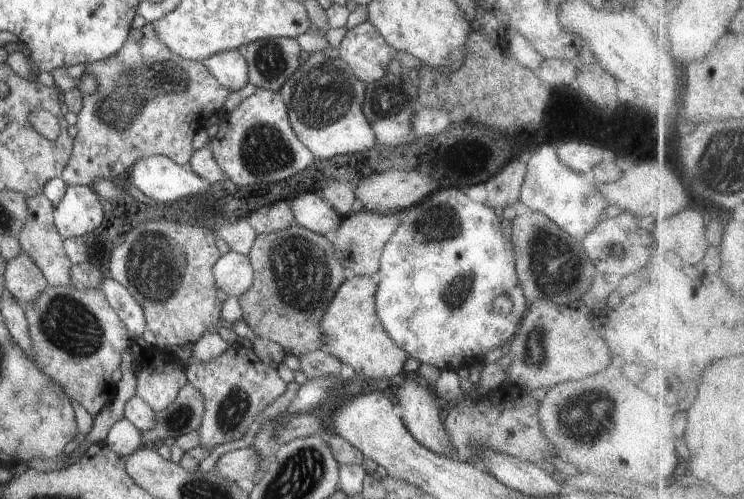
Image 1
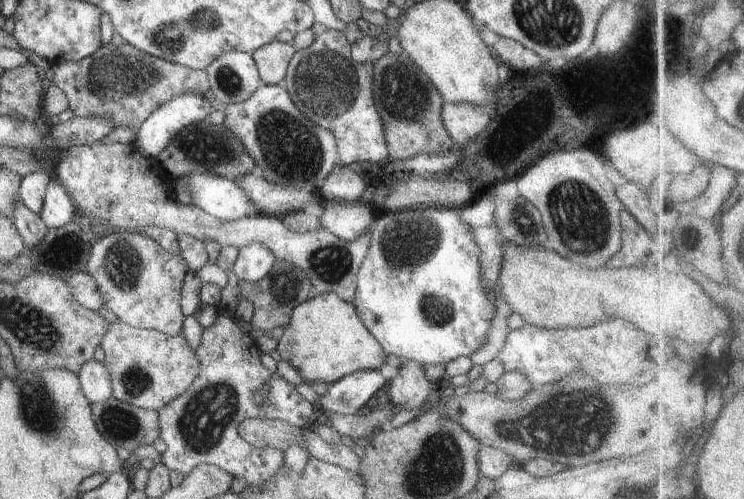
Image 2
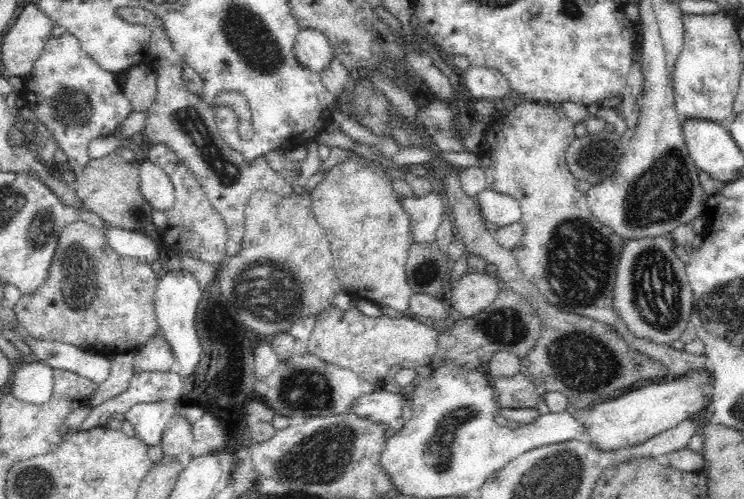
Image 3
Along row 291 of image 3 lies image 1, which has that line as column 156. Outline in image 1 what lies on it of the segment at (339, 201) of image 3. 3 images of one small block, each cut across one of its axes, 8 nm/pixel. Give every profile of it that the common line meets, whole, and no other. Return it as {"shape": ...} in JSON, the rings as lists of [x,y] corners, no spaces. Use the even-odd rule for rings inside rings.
{"shape":[[[146,345],[135,370],[136,395],[154,413],[164,411],[187,384],[185,366],[169,350]]]}

